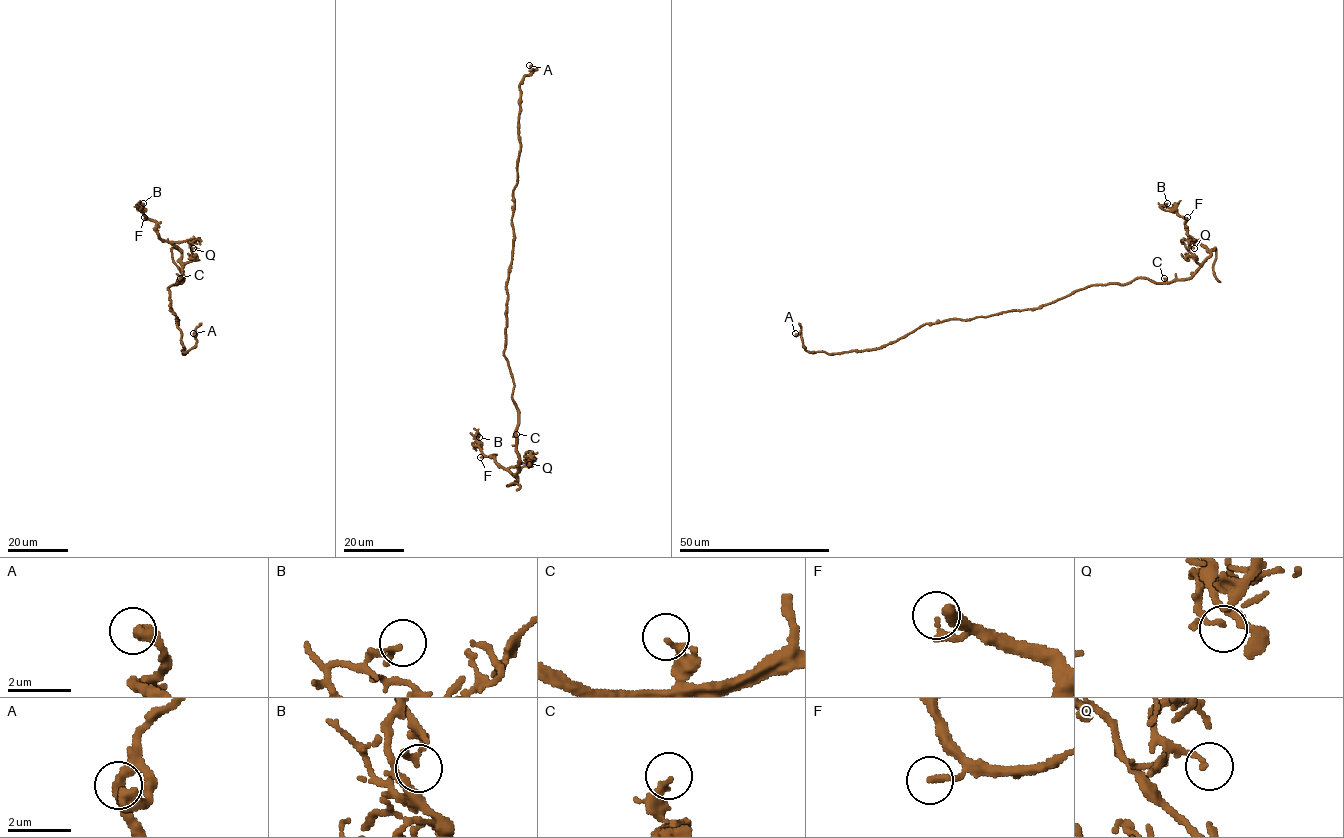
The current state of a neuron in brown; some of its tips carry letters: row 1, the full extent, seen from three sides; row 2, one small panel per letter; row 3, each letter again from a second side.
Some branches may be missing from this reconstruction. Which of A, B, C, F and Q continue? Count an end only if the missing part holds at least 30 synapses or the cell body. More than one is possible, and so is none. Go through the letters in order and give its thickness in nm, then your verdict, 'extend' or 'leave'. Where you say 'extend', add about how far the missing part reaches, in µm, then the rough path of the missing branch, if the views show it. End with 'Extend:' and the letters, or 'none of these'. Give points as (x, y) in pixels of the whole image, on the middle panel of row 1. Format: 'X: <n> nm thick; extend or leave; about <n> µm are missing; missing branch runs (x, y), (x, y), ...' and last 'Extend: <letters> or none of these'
A: 440 nm thick; extend; about 130 µm are missing
B: 240 nm thick; leave
C: 240 nm thick; leave
F: 200 nm thick; leave
Q: 150 nm thick; leave
Extend: A

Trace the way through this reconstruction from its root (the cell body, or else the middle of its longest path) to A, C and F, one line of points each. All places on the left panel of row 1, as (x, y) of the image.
A: (170, 305), (170, 310), (178, 320), (176, 318), (184, 354), (196, 344), (193, 333)
C: (170, 305), (168, 288), (181, 278), (181, 283), (180, 278)
F: (170, 305), (168, 288), (181, 278), (182, 281), (181, 252), (162, 240), (156, 223), (144, 217)

